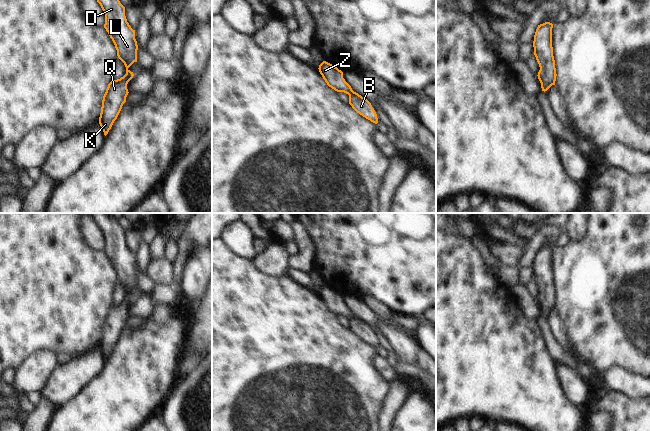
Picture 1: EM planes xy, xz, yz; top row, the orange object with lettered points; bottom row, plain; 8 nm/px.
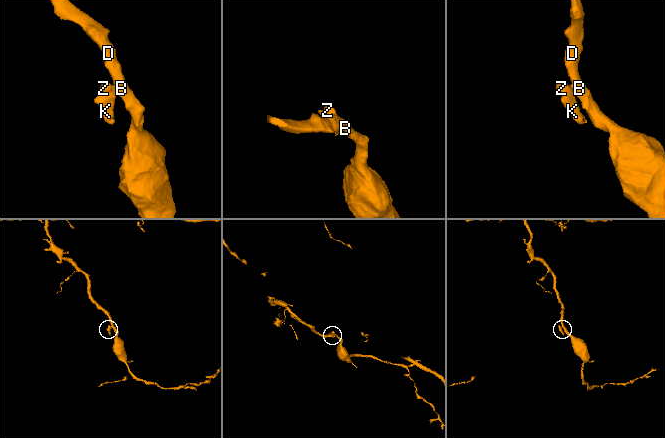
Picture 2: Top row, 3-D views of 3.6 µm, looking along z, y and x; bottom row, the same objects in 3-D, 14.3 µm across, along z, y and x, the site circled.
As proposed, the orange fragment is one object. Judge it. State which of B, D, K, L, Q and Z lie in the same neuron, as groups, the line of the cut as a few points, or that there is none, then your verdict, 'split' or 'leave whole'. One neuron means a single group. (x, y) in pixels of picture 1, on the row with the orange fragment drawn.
groups B D L / K Q Z; cut xy (125, 74), (128, 81); split

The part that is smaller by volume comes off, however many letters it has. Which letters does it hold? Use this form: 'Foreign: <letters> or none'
Foreign: K, Q, Z

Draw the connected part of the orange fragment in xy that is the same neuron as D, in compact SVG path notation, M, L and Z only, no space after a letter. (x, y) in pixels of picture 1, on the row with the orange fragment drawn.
M97 0L105 14L104 28L112 39L118 58L126 67L130 81L134 74L128 68L137 62L138 45L135 30L131 28L125 16L125 7L119 0Z

